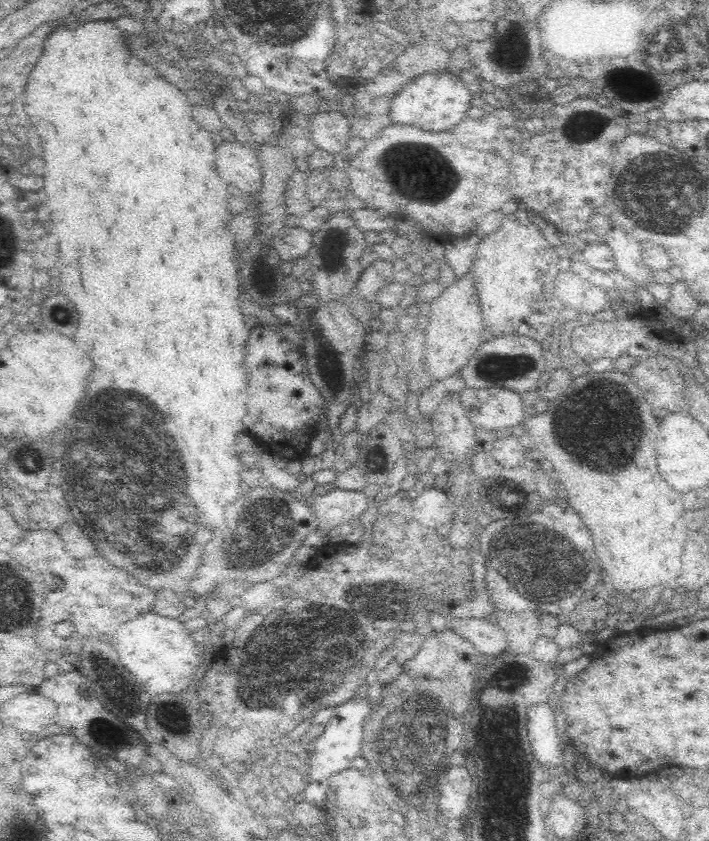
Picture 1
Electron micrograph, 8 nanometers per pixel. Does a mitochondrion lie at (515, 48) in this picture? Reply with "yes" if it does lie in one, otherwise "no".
yes

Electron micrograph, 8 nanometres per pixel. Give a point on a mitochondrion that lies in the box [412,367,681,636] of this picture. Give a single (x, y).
(539, 563)

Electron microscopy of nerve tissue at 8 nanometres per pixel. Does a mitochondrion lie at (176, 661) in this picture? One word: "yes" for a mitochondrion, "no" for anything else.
no

